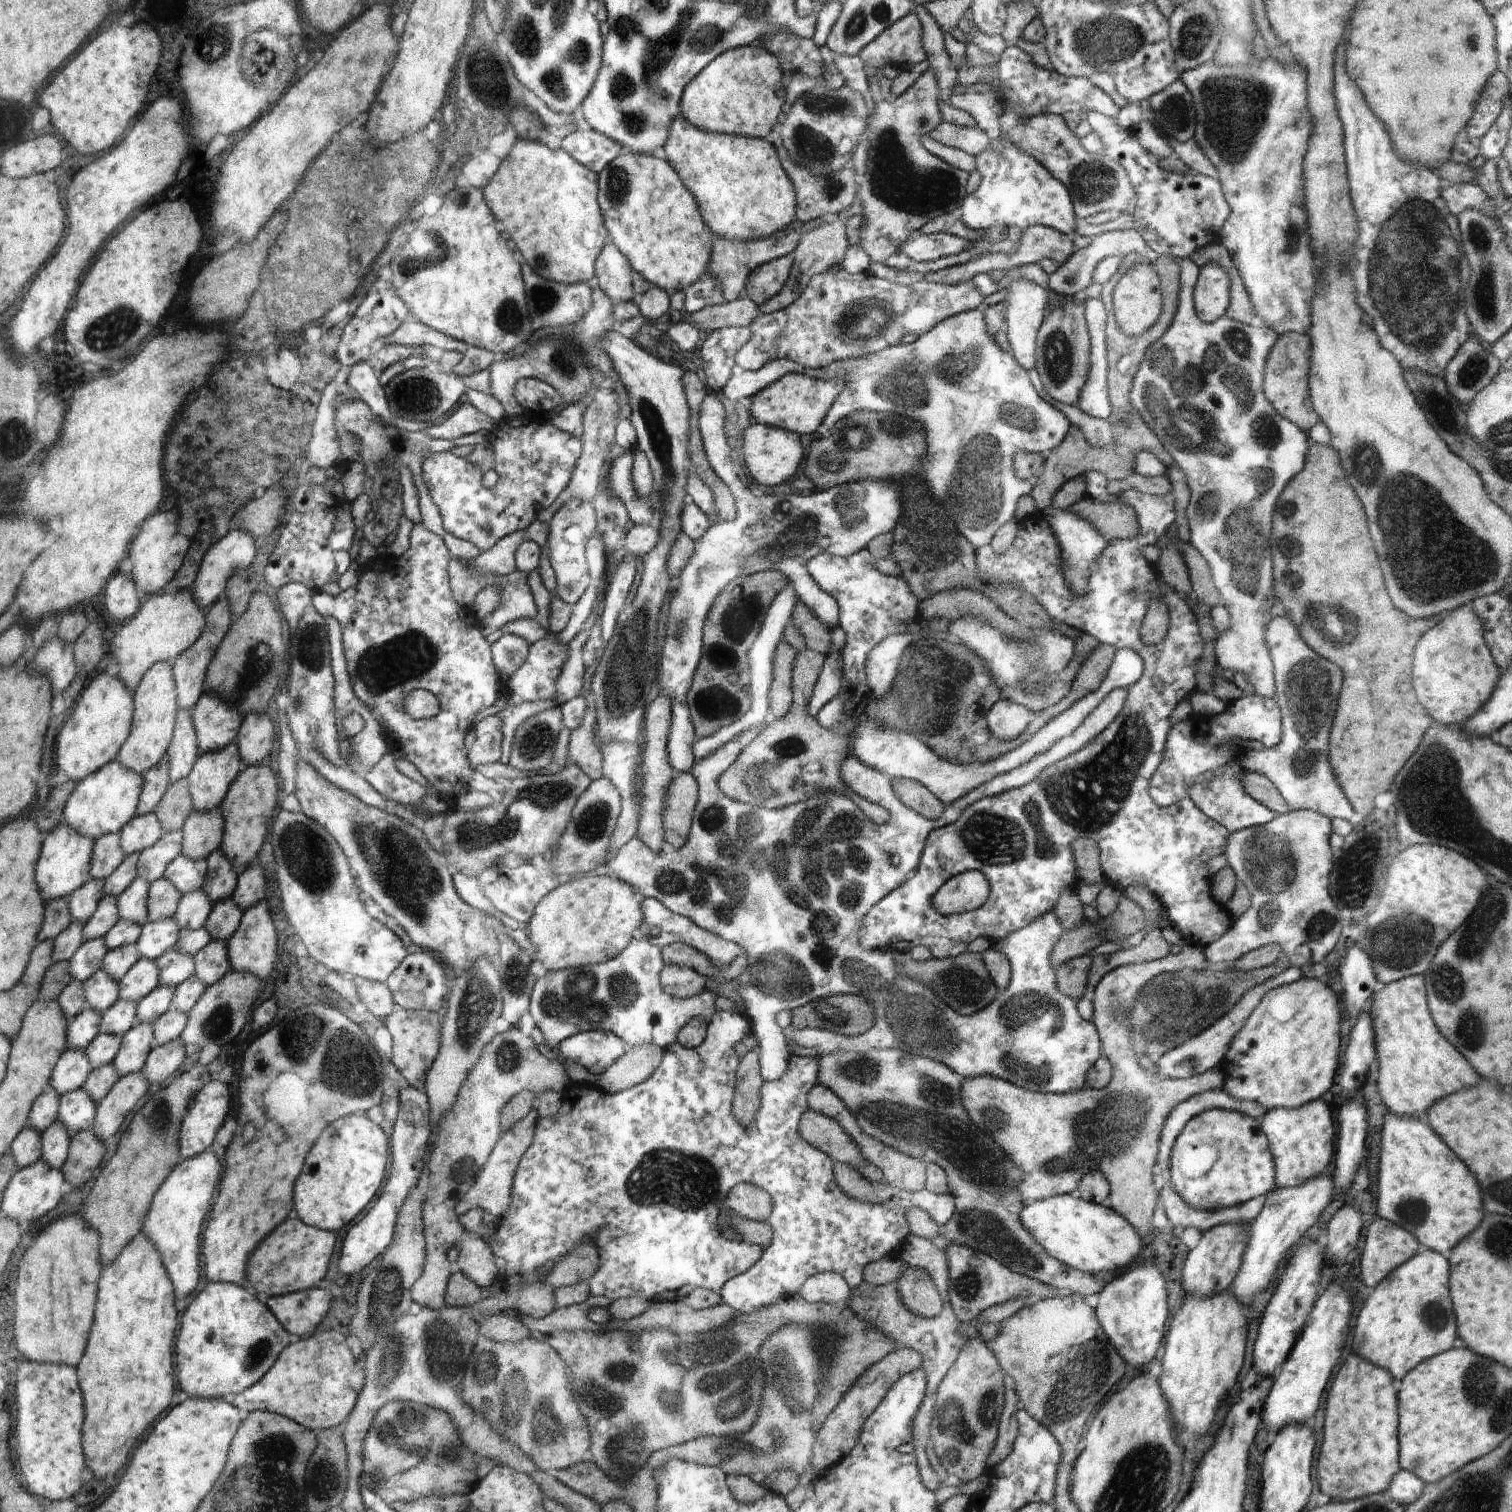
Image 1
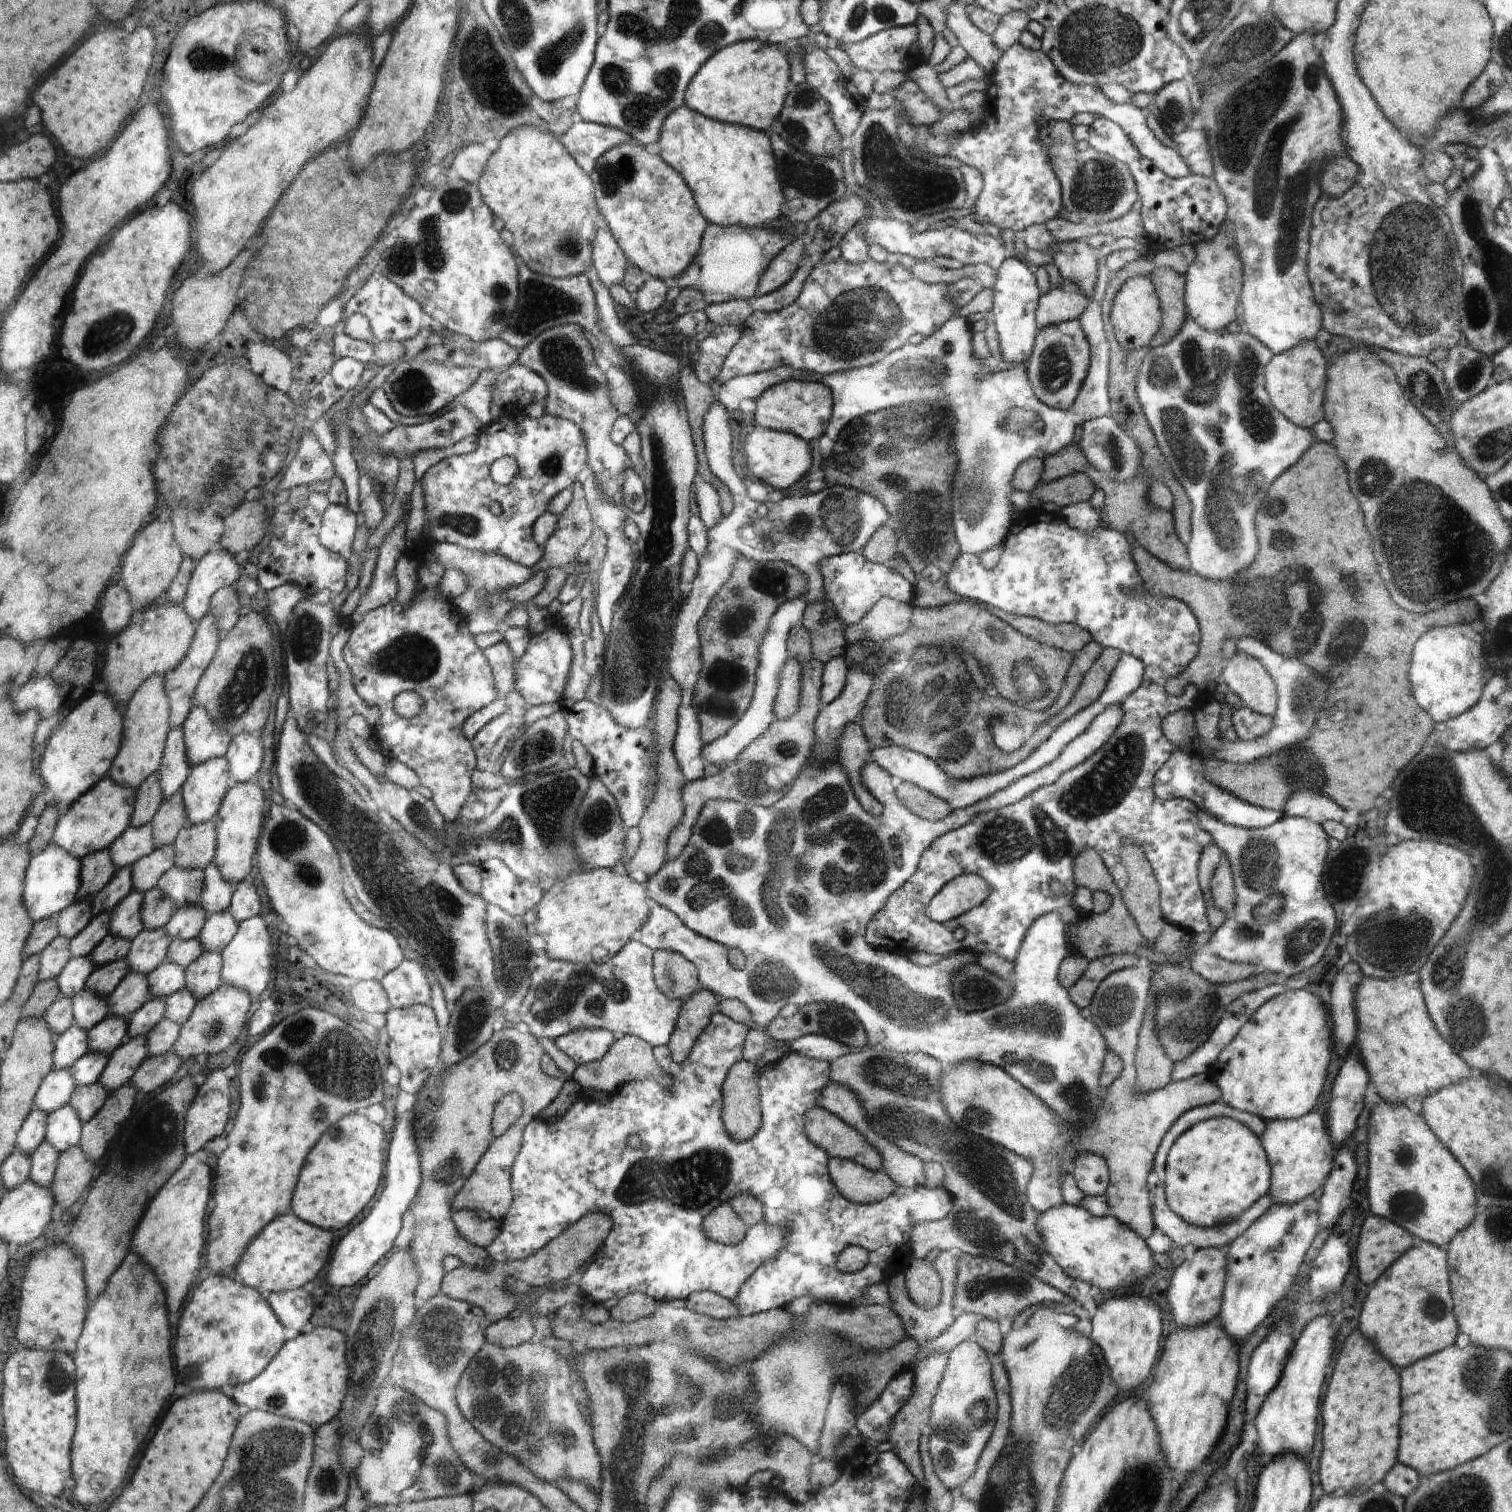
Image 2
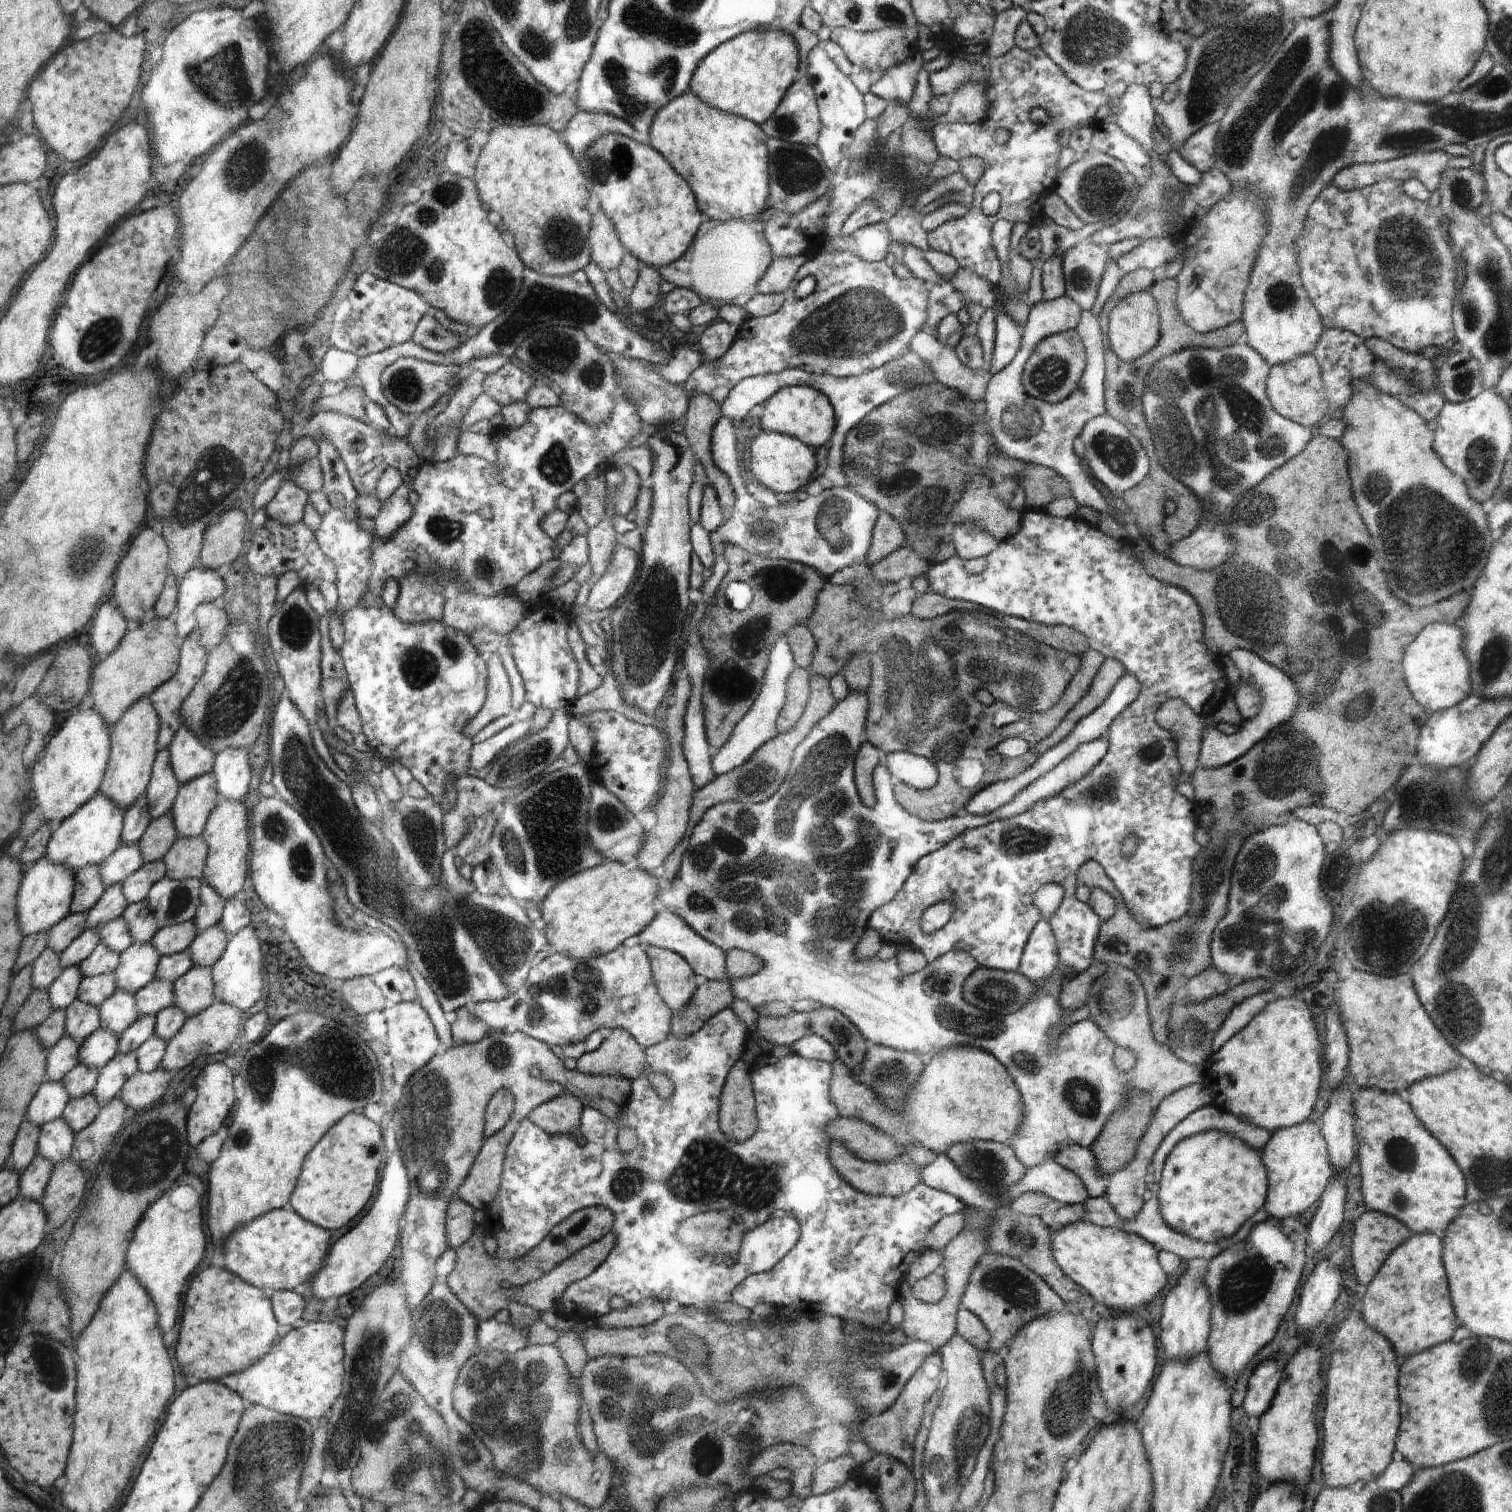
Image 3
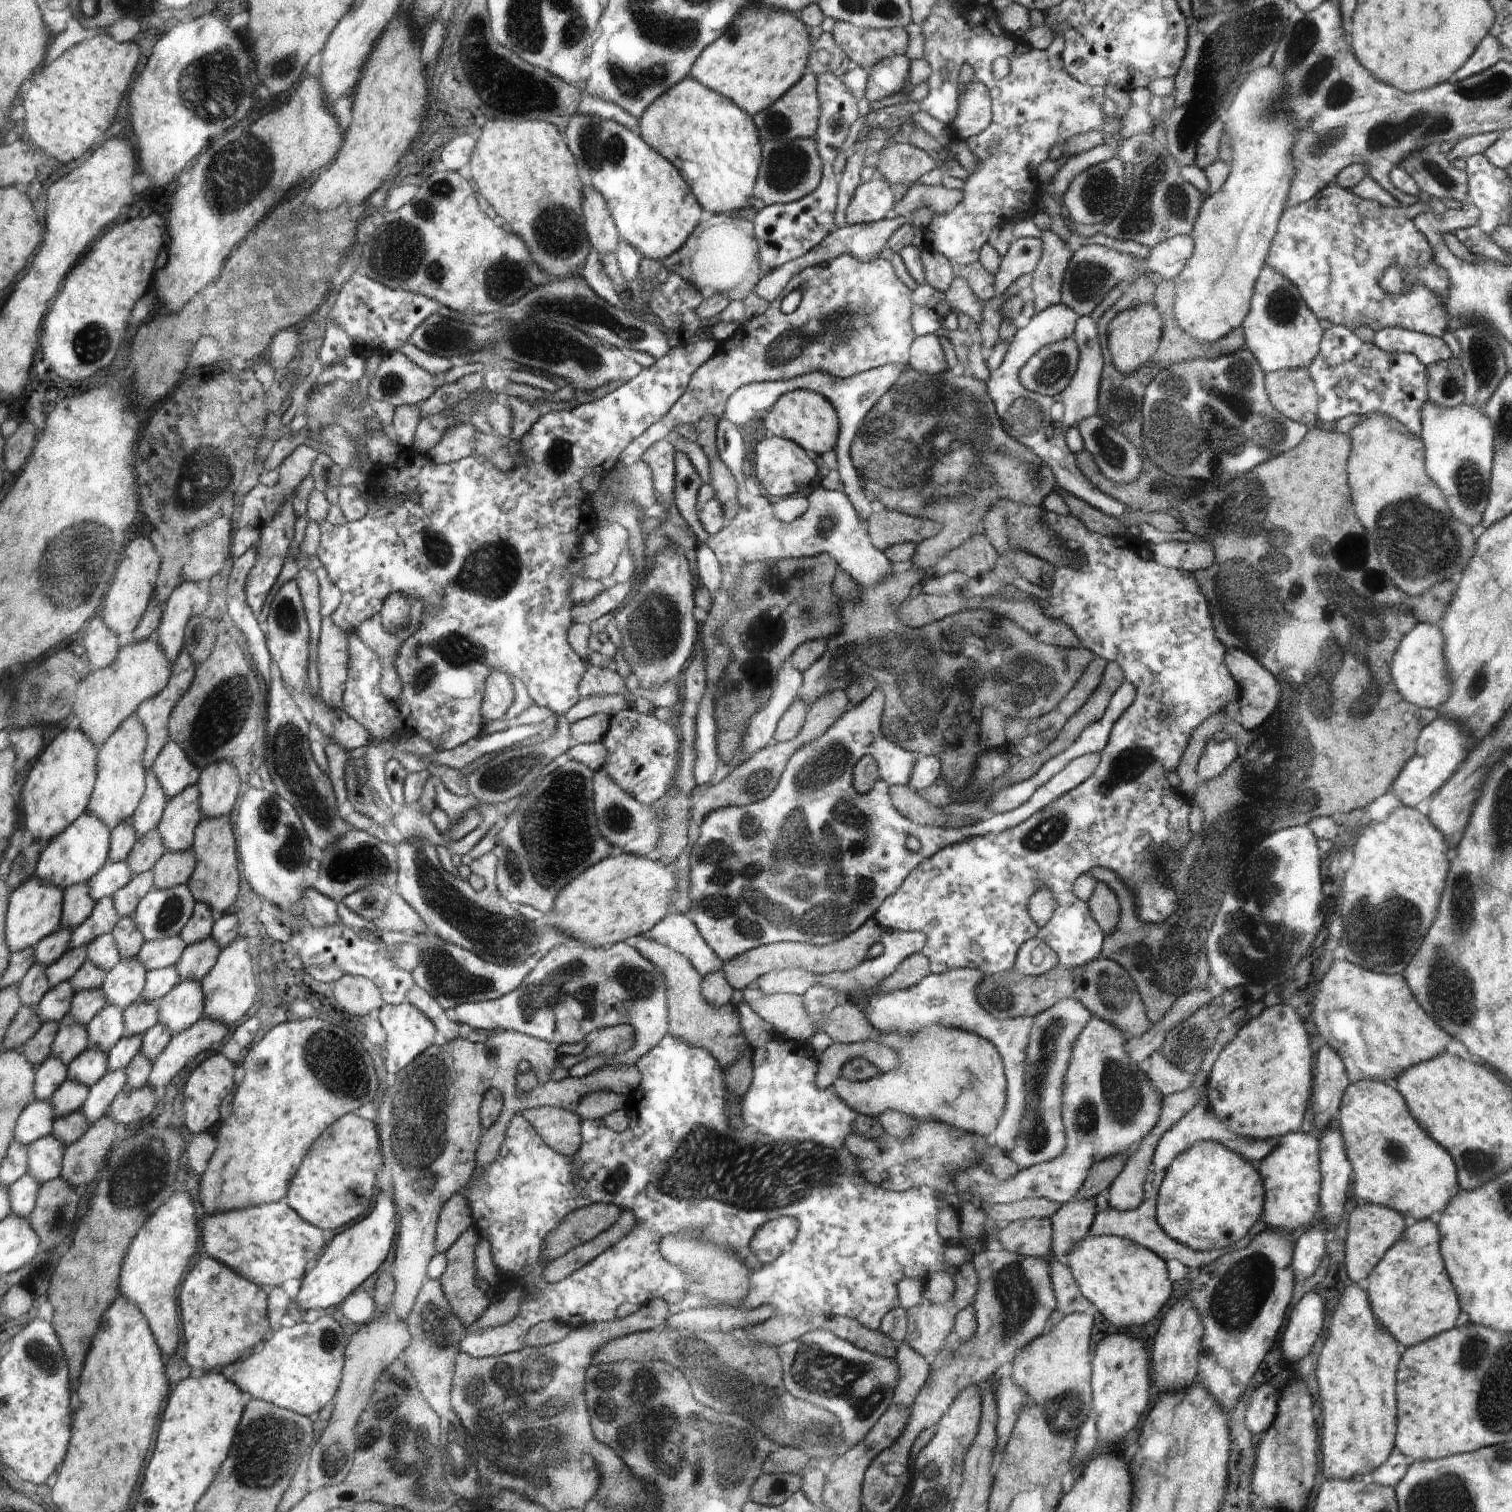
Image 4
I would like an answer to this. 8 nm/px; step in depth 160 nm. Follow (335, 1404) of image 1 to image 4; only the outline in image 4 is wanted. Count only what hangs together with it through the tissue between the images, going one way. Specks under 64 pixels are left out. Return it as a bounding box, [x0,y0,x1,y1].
[234,1315,346,1417]

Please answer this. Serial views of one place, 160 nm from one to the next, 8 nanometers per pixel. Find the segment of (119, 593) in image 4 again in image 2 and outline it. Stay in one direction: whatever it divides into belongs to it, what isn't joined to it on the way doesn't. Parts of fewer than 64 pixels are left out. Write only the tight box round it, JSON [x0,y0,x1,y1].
[122,518,183,607]

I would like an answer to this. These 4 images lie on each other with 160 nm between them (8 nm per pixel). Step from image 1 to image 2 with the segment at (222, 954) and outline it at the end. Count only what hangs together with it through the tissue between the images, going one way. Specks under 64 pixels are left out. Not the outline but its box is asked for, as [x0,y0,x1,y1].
[185,951,223,1000]

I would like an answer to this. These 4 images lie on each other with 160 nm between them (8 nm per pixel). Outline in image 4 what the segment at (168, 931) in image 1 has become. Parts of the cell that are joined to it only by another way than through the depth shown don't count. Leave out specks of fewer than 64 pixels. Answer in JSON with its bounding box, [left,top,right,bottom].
[103,957,148,1010]

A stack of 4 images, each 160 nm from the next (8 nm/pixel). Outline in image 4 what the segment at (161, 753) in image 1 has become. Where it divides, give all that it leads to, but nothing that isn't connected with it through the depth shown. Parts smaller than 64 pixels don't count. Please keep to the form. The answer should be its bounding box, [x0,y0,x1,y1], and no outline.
[88,714,148,830]

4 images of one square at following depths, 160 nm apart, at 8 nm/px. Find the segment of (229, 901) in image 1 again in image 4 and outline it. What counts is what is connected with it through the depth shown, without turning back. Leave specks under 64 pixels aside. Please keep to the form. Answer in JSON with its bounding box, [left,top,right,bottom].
[175,936,222,980]

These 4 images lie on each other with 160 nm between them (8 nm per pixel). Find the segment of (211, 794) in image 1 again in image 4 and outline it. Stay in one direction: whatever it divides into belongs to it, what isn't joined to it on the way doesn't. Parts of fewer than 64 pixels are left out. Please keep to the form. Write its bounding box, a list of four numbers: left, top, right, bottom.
[157,784,203,850]

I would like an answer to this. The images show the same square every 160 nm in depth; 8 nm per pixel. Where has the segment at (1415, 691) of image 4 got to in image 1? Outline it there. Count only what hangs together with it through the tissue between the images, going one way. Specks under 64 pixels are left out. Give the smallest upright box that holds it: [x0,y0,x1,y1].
[1412,604,1501,725]

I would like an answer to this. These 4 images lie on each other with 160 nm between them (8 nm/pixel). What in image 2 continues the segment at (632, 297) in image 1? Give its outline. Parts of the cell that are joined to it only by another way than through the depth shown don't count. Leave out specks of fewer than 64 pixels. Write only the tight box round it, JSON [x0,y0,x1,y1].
[593,228,628,287]

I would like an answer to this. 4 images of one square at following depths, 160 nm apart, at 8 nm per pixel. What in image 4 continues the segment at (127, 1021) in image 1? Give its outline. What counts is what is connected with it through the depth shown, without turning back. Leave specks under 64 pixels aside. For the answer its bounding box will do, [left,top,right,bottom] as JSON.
[69,1047,109,1088]

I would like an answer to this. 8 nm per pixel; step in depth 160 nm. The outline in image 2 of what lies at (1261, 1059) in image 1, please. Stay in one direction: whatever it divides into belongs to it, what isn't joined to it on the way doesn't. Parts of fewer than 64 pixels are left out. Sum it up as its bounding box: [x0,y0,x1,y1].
[1207,989,1333,1122]

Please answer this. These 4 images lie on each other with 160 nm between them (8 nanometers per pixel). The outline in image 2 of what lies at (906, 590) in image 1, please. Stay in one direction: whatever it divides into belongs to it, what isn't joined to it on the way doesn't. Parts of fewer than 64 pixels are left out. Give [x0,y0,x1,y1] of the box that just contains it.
[820,550,916,626]

